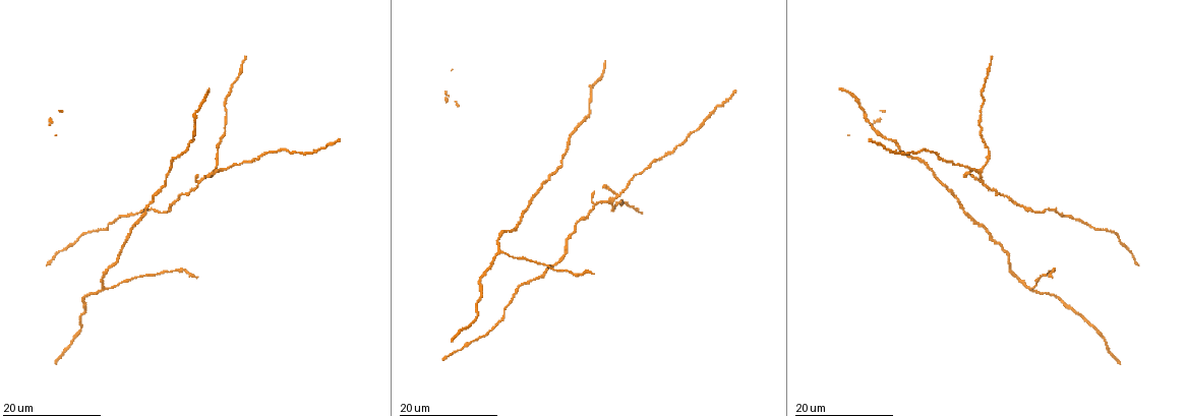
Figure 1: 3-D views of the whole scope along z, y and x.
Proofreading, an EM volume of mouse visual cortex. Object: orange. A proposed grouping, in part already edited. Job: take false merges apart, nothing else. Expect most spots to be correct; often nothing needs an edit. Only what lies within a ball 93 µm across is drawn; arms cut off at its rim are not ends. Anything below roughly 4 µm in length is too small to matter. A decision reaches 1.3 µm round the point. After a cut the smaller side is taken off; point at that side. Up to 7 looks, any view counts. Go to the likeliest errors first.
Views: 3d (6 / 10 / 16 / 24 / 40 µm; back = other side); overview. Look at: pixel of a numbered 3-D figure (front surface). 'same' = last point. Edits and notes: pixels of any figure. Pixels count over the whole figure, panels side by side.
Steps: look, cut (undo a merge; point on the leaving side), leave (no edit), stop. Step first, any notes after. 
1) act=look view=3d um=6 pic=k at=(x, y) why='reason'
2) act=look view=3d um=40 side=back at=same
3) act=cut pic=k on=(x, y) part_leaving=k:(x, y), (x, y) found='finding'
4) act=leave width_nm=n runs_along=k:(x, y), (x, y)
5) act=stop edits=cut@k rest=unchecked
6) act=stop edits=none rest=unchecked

act=look view=3d um=24 pic=1 at=(501, 253) why='three-way junction'

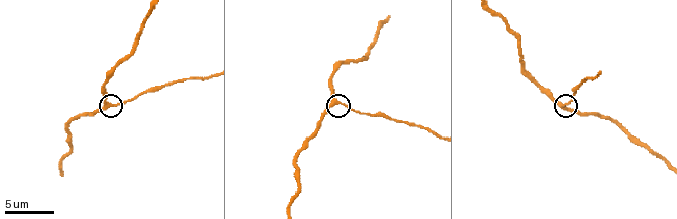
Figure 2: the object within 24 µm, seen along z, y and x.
act=look view=3d um=10 pic=2 at=(334, 102)

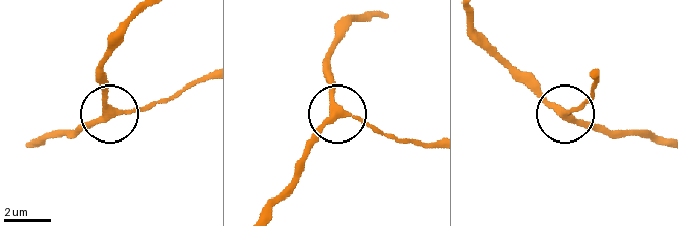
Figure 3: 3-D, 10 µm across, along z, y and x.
act=leave runs_along=3:(131, 21), (105, 57), (101, 98), (118, 115), (157, 105) found='all the same cell'

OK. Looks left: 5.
act=look view=3d um=6 pic=2 at=(578, 86) why='sudden change in width'

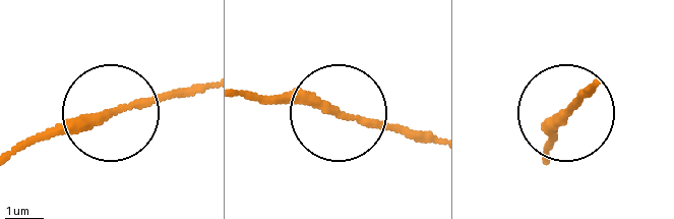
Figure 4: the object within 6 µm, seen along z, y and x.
act=leave runs_along=4:(248, 95), (297, 95), (365, 124), (433, 138) found='one cell here'

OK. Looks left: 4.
act=look view=3d um=24 pic=1 at=(173, 271) why='calibre changes'

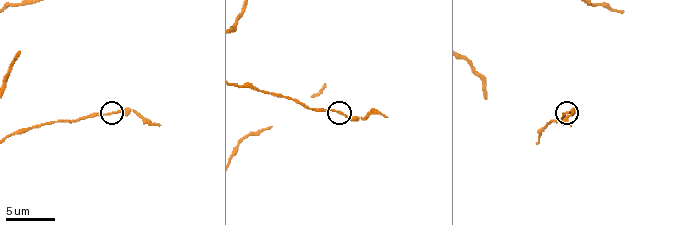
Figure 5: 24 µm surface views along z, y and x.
act=look view=3d um=10 pic=5 at=(568, 111)

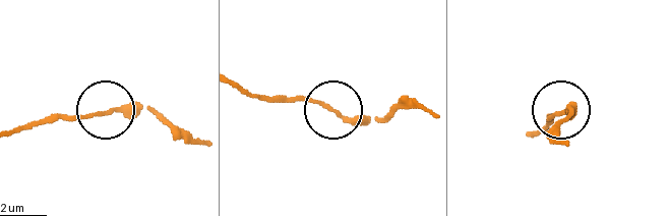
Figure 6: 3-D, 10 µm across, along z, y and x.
act=leave runs_along=6:(237, 84), (260, 97), (307, 97), (348, 114), (380, 118) found='one cell here'

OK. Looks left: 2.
act=look view=3d um=16 pic=1 at=(867, 122) why='thick turns thin'

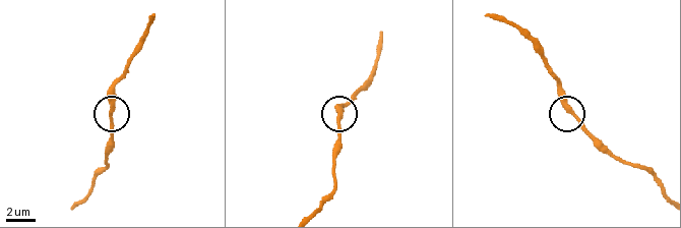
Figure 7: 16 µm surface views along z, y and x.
act=look view=3d um=6 pic=7 at=(112, 111) why='zoom in'

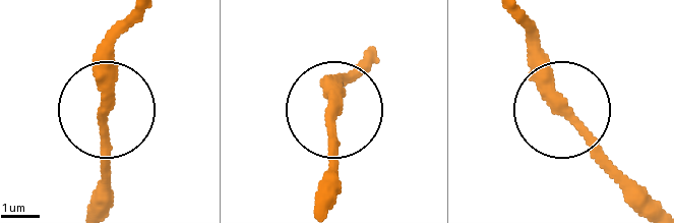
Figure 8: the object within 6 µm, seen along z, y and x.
act=leave runs_along=8:(90, 199), (110, 101), (110, 26) found='one cell here'

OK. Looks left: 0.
act=stop edits=none rest=unchecked

